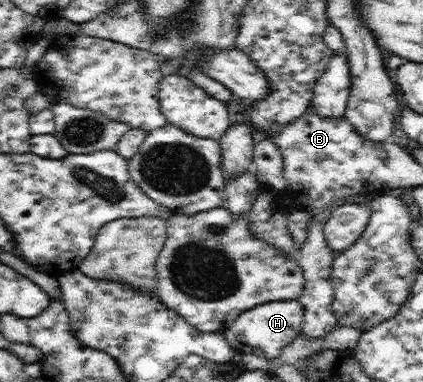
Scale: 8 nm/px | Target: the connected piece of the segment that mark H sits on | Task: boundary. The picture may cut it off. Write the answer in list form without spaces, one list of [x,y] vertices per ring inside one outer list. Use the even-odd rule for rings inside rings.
[[[296,299],[263,303],[241,313],[223,333],[236,352],[253,353],[266,359],[275,359],[290,341],[294,341],[296,336],[302,334],[304,314],[303,305]]]

